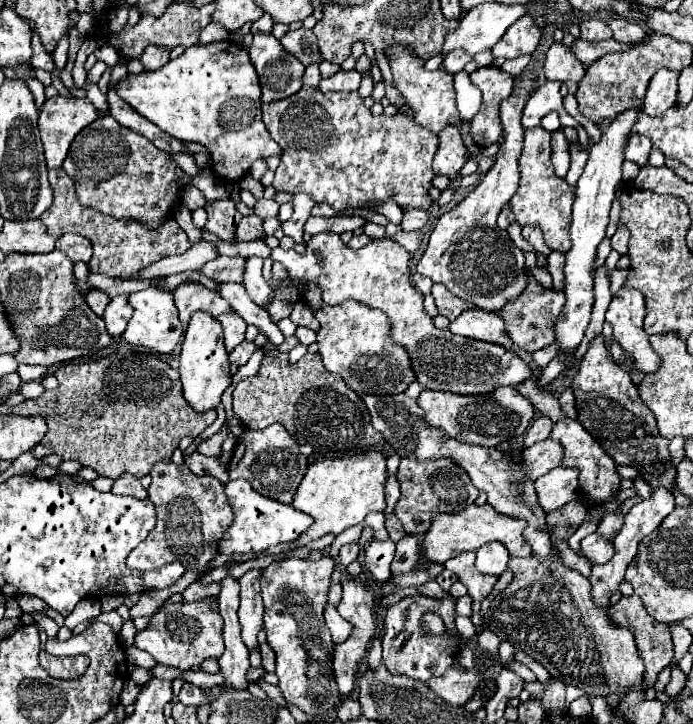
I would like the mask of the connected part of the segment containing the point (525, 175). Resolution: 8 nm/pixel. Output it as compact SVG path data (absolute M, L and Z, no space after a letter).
M541 125L525 131L525 147L519 159L521 181L517 193L511 197L509 205L519 225L539 225L545 237L545 243L551 249L563 251L569 249L569 221L571 221L571 205L573 205L573 189L559 179L553 171L551 163L551 131Z

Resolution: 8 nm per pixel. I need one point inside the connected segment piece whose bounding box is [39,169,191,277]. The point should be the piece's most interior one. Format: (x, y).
(122, 247)

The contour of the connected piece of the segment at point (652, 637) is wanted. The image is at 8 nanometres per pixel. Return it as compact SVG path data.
M637 595L621 597L621 601L617 605L611 605L609 607L609 615L613 617L615 623L619 623L623 627L629 627L635 633L637 651L639 651L639 657L645 663L645 683L643 683L643 687L647 689L647 687L655 685L659 671L663 667L667 667L671 663L671 659L673 659L673 641L671 641L669 627L653 621L653 617L649 617L649 613L645 611L645 607L643 607L643 603L641 603L641 599Z

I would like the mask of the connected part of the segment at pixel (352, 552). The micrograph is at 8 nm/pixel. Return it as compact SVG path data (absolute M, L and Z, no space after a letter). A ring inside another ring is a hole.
M347 543L339 551L339 561L341 561L343 567L347 567L349 563L353 563L357 559L357 555L359 555L359 545L357 543Z

